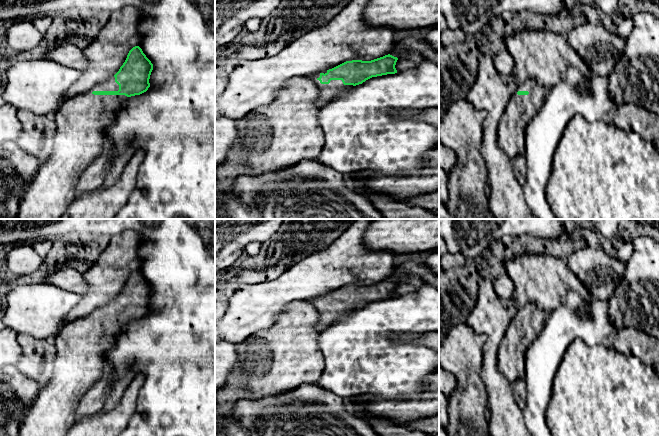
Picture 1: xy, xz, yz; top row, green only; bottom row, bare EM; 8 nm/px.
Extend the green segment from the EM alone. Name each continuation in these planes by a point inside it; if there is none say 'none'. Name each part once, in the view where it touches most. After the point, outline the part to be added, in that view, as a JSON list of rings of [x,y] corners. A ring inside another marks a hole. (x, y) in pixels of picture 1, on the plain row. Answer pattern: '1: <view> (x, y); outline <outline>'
1: xy (82, 346); outline [[[112,300],[61,329],[53,341],[56,356],[52,377],[39,391],[33,407],[23,418],[19,436],[66,436],[75,423],[82,397],[108,370],[107,354],[115,346],[115,337],[128,322],[125,319],[94,319],[92,316],[118,314],[119,309]]]

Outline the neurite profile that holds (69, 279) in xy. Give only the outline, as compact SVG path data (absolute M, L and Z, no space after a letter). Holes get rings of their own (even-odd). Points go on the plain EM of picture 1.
M66 268L60 271L56 271L49 275L41 274L36 277L36 280L50 283L63 290L75 293L79 296L84 295L87 292L87 282L81 272L73 268Z

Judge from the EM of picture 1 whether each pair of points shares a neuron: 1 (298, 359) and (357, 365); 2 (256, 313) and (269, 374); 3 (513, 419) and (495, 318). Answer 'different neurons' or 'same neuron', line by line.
1: different neurons
2: different neurons
3: same neuron

